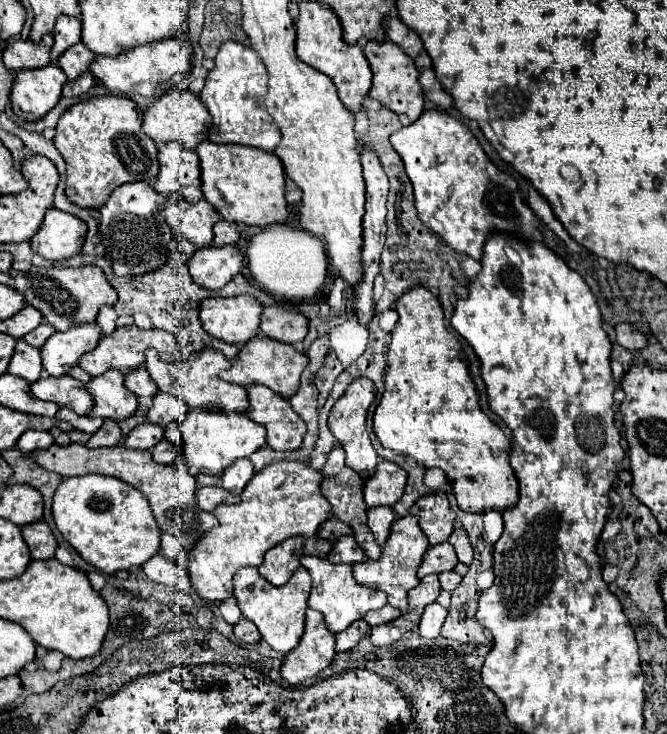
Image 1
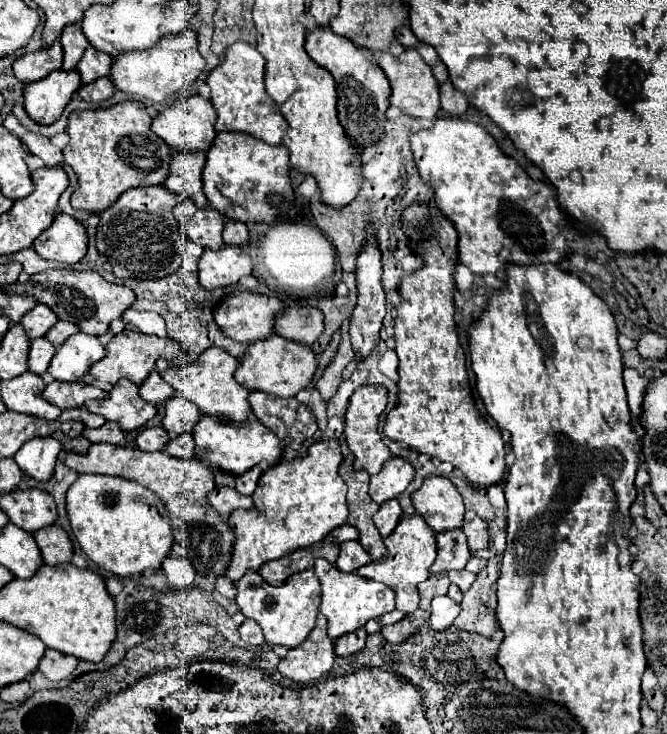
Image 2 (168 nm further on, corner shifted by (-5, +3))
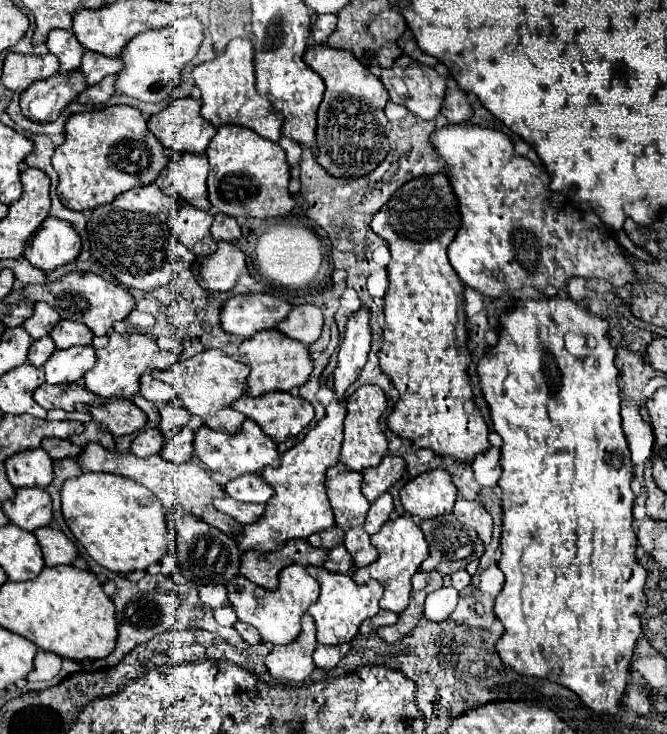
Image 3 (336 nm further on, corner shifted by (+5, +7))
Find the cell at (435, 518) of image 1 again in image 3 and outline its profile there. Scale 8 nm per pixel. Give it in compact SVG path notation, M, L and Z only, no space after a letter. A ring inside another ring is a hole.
M427 470L401 488L401 504L407 514L427 518L445 516L453 510L457 488L447 470Z

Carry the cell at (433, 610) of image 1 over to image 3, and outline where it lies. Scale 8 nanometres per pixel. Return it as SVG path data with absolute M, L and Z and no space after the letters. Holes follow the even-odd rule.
M443 586L443 588L435 590L435 592L431 592L427 596L427 600L425 600L425 612L423 612L423 616L429 618L429 620L433 620L433 622L447 620L447 616L457 606L457 598L459 598L459 594L451 586L449 588Z

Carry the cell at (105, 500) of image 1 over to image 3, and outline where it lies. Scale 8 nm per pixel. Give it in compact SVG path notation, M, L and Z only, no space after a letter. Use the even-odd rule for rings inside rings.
M83 472L69 478L61 488L61 510L77 542L99 566L111 572L127 574L145 570L167 552L171 538L165 508L151 490L131 478L99 472Z

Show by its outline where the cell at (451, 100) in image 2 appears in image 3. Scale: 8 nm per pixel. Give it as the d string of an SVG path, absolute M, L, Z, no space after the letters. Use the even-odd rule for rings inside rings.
M449 88L445 92L445 98L443 98L441 114L451 124L467 122L467 118L471 116L471 106L469 106L469 100L467 100L467 94L461 92L461 90L457 90L457 88Z

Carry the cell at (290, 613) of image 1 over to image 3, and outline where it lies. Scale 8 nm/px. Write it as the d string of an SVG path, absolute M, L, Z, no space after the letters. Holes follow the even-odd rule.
M291 564L283 568L279 574L279 586L275 590L255 586L241 574L237 574L227 584L227 590L229 590L229 602L237 612L237 618L245 624L255 626L261 634L261 640L271 644L289 644L297 640L297 636L301 634L301 616L307 612L309 604L313 604L313 600L317 600L319 596L317 580L311 578L301 564Z

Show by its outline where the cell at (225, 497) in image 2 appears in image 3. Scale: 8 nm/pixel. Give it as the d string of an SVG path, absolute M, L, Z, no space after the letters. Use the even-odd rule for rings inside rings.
M229 496L215 498L215 500L213 500L213 506L215 506L219 512L231 516L233 520L237 520L237 522L241 522L241 524L251 524L251 522L255 522L255 520L263 514L263 510L265 510L265 504L243 504L243 502L237 502L237 500L229 498Z

